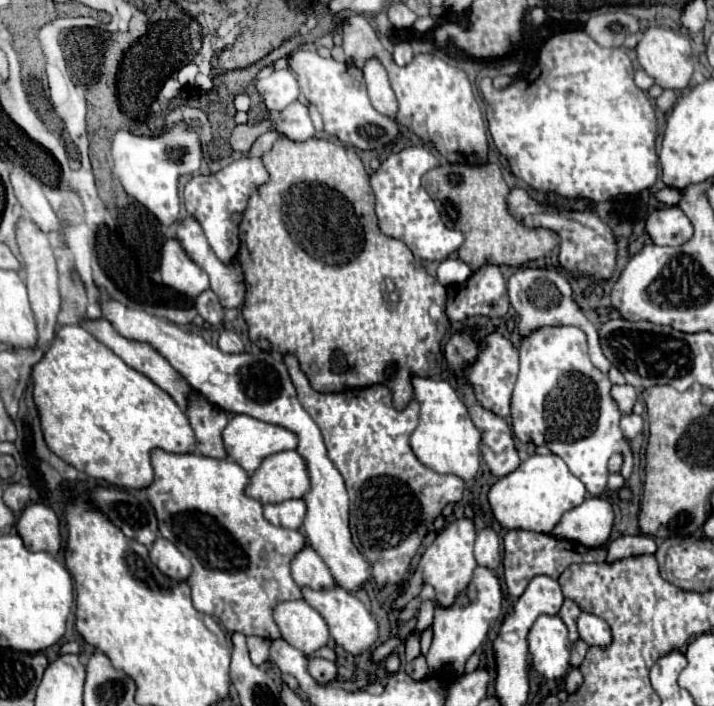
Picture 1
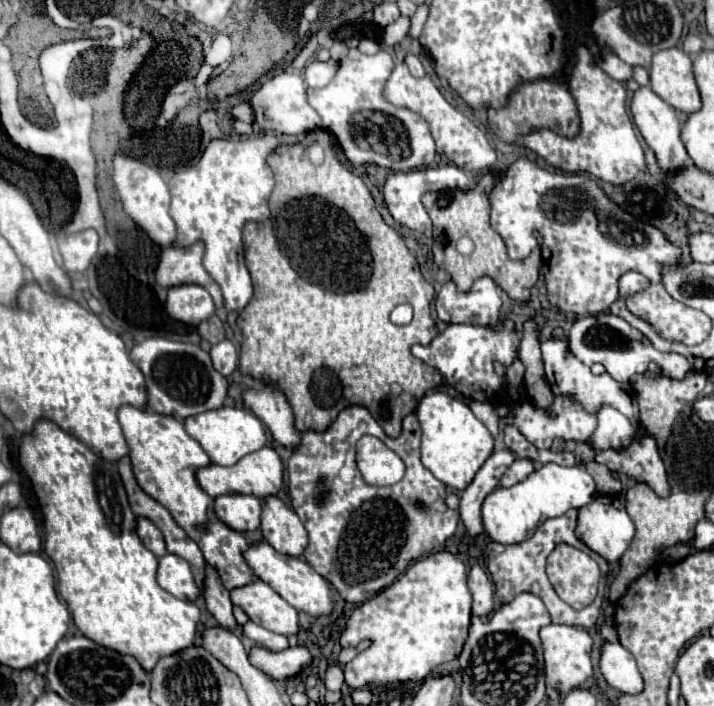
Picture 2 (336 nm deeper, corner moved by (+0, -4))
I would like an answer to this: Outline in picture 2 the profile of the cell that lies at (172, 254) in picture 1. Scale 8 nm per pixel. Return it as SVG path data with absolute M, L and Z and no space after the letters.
M176 285L168 289L166 311L186 325L198 325L214 315L214 301L202 285Z

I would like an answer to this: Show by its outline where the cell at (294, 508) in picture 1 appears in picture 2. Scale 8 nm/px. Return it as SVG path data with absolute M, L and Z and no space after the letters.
M222 495L216 497L216 515L236 531L260 529L264 501L252 495Z

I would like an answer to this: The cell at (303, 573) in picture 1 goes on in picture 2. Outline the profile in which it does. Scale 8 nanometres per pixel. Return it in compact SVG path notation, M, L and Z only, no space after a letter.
M266 497L264 503L262 533L266 541L284 555L300 557L308 547L308 533L298 515L278 497Z

